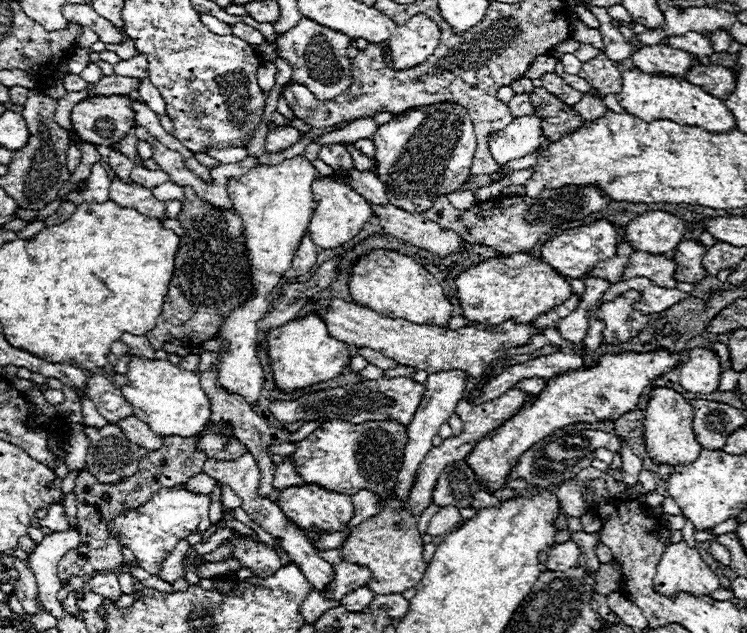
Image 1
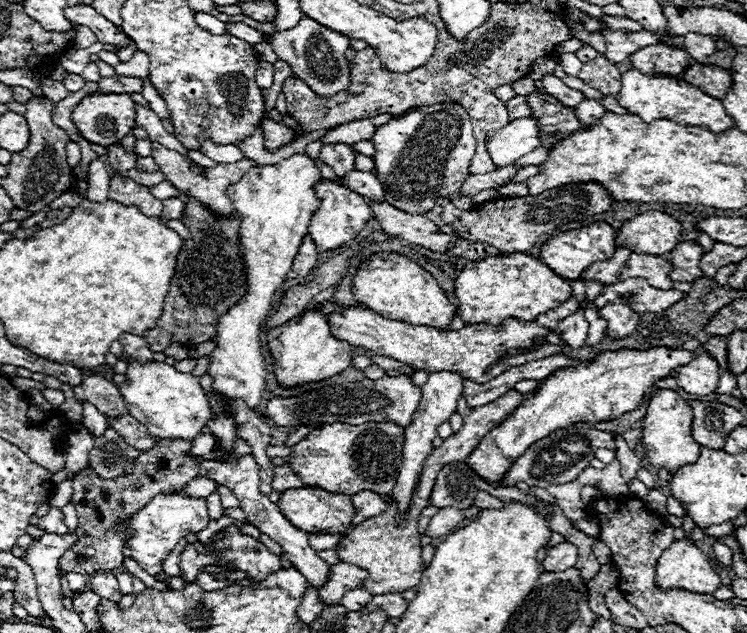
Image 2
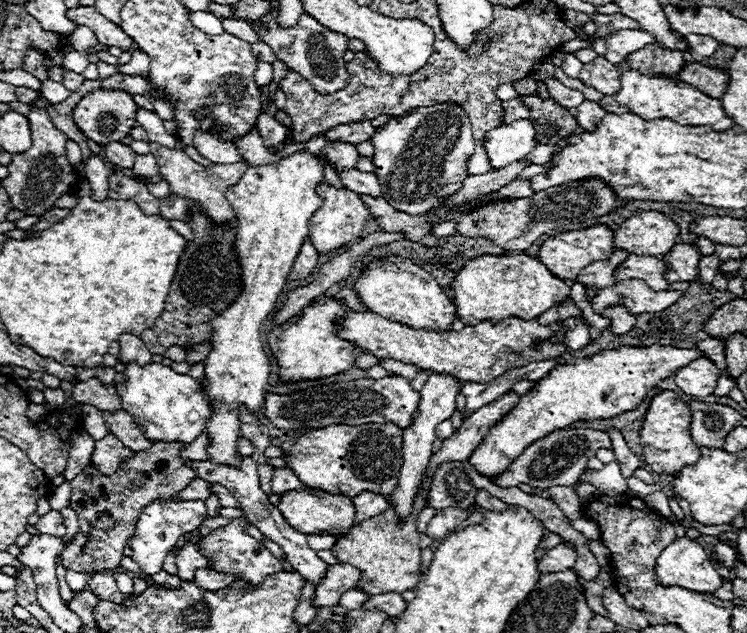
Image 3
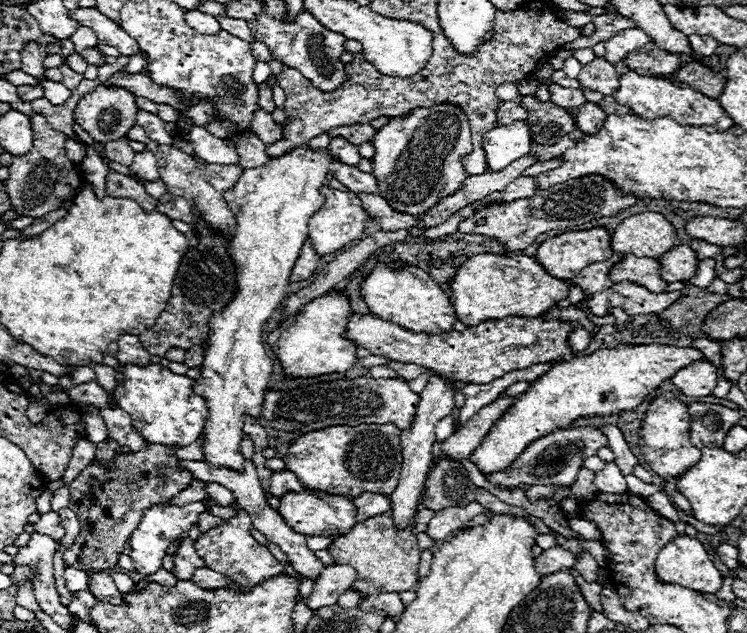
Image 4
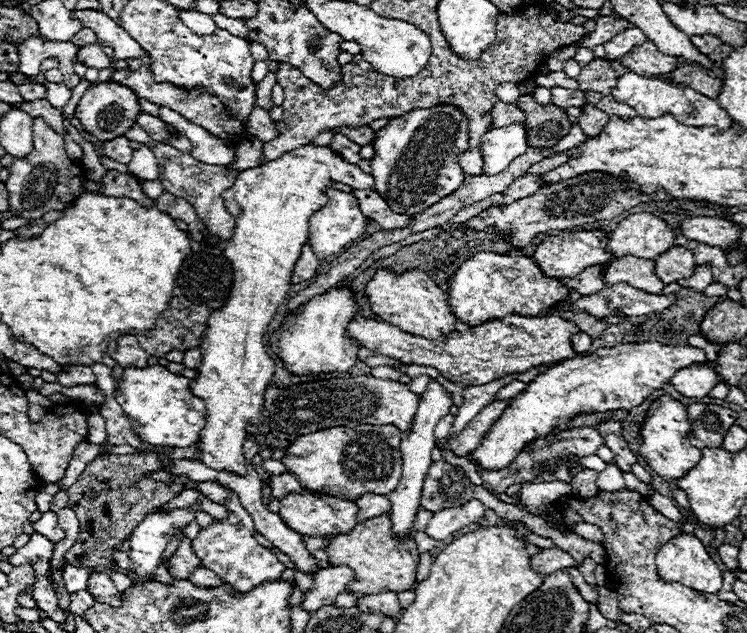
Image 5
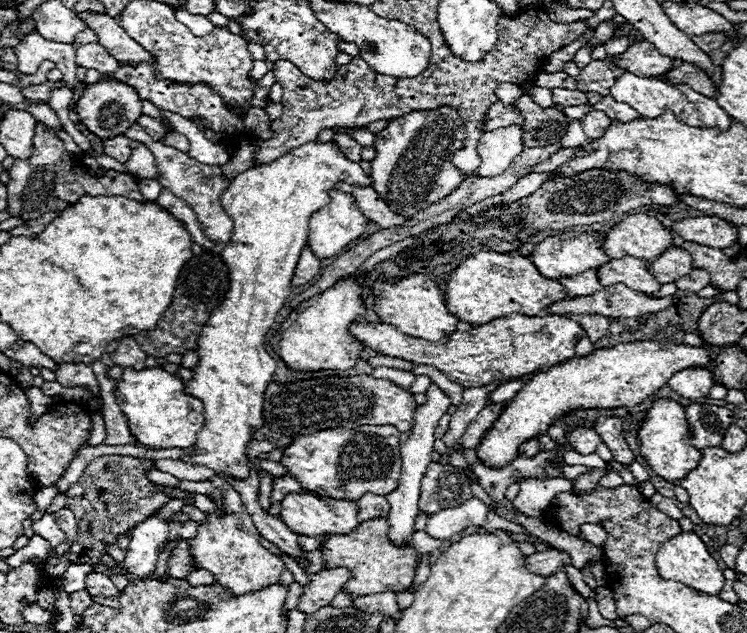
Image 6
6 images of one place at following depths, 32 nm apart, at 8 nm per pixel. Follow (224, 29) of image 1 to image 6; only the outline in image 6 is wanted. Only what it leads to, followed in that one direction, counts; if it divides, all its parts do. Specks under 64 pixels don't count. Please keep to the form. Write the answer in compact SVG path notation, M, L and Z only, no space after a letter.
M178 8L178 10L174 12L174 16L176 16L178 22L182 22L192 34L202 36L202 34L210 34L210 30L214 30L214 24L212 24L206 16L192 16L192 14L188 14L188 12L182 10L182 8Z

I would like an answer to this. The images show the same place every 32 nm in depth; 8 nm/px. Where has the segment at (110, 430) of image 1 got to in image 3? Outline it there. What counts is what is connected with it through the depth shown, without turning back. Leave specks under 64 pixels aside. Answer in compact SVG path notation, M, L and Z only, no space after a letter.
M108 432L106 438L96 442L92 464L98 466L98 470L102 470L104 474L112 474L114 470L118 470L118 462L122 462L122 458L128 458L130 454L134 452L128 450L118 438L114 438L114 434Z

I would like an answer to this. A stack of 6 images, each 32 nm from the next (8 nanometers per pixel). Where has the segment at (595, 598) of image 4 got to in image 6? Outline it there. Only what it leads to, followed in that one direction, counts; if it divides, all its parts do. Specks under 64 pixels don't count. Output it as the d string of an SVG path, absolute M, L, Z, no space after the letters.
M568 564L566 568L562 566L562 570L564 570L564 572L566 572L566 576L570 578L572 586L574 586L574 588L584 596L584 598L594 598L594 596L596 596L596 592L592 592L592 590L584 584L584 580L582 580L582 572L580 572L580 570L576 570L576 568L574 568L574 566L570 566L570 564Z

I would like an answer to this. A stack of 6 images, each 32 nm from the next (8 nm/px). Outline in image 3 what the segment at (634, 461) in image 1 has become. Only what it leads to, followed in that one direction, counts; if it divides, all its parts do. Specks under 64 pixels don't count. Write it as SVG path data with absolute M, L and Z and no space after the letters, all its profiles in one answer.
M608 428L606 434L610 434L612 450L614 450L614 454L616 454L616 462L618 462L618 466L620 466L620 470L622 470L622 476L624 476L624 478L634 476L634 470L636 470L638 466L642 466L642 462L632 454L632 450L628 448L628 444L626 444L626 440L622 438L620 430Z

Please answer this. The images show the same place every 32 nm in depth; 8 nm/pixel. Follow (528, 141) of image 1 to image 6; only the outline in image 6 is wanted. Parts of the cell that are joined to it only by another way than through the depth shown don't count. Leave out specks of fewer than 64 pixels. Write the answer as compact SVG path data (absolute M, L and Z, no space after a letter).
M520 126L516 128L498 128L492 132L482 134L478 142L478 156L480 156L480 166L478 170L470 172L474 176L484 176L484 178L494 178L500 176L514 156L518 156L524 150L522 146L522 130Z

